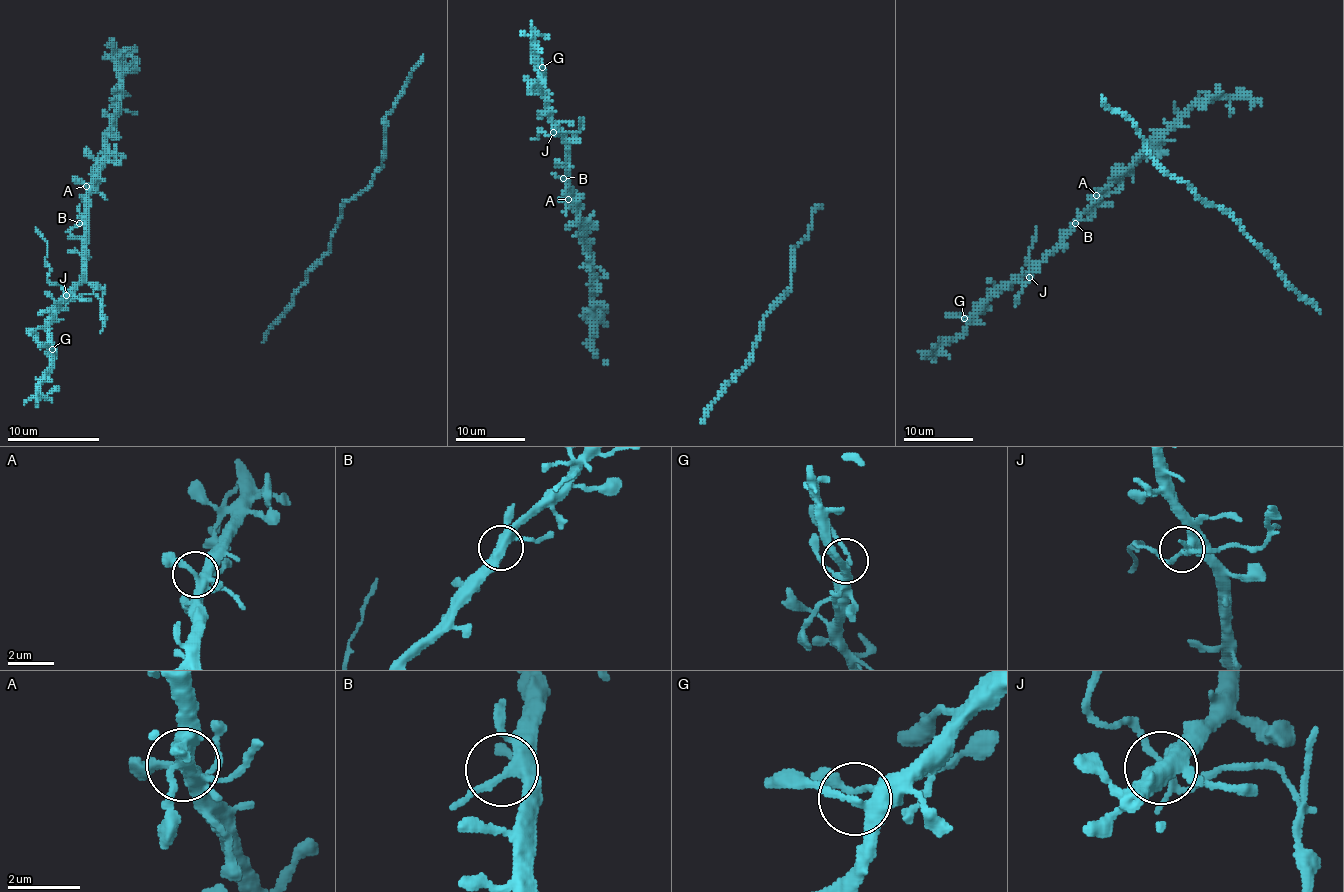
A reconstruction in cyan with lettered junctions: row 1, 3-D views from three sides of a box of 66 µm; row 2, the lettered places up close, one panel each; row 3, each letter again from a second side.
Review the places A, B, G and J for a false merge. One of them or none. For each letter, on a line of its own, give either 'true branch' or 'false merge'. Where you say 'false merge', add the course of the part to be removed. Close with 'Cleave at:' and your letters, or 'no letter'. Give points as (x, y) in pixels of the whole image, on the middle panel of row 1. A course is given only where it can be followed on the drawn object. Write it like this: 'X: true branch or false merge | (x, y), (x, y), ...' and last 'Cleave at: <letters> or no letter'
A: true branch
B: true branch
G: true branch
J: false merge | (553, 133), (548, 136), (539, 131), (539, 136), (530, 140)
Cleave at: J

